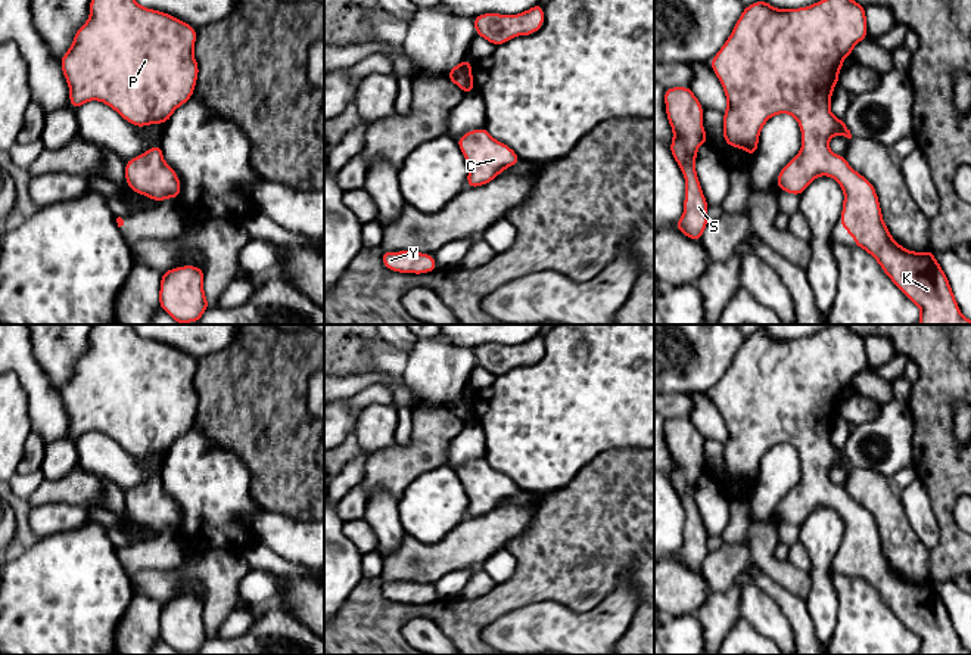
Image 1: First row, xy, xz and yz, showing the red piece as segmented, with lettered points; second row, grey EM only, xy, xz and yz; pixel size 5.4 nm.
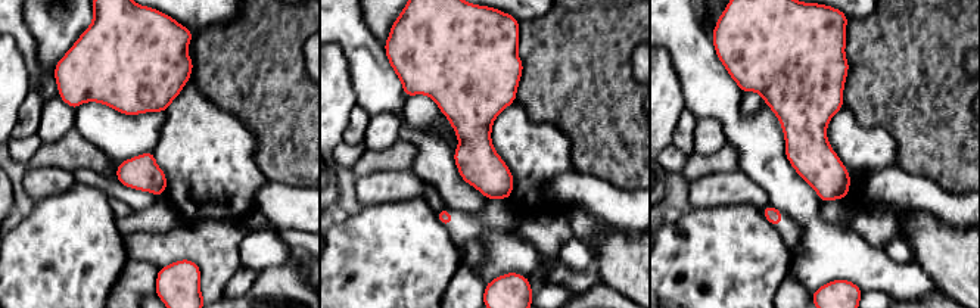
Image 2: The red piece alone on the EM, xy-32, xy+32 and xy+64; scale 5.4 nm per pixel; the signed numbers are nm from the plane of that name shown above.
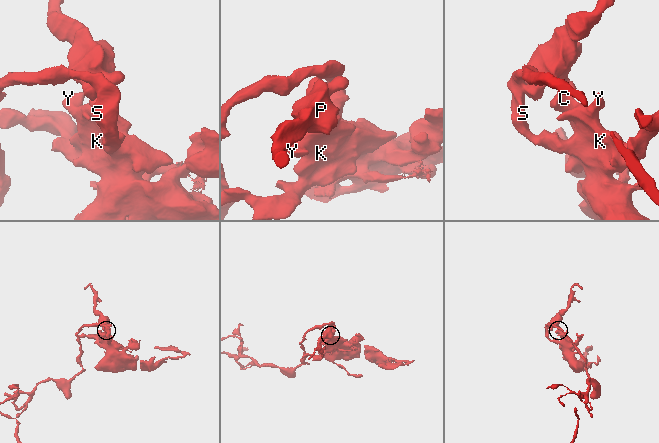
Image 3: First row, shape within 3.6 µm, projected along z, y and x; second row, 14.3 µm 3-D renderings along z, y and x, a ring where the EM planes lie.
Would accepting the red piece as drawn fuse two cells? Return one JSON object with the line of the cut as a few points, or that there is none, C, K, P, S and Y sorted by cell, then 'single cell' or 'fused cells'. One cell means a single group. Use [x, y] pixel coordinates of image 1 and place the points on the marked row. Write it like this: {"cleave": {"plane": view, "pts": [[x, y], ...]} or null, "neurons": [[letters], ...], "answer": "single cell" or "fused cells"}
{"cleave": null, "neurons": [["C", "K", "P", "S", "Y"]], "answer": "single cell"}

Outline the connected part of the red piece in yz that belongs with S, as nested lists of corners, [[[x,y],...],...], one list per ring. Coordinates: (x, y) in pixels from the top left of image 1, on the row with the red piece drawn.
[[[672,87],[665,90],[667,121],[673,130],[673,140],[669,146],[676,159],[687,184],[684,214],[673,226],[685,236],[700,242],[706,229],[707,207],[698,176],[695,173],[695,158],[698,146],[709,137],[703,128],[703,106],[690,87]]]

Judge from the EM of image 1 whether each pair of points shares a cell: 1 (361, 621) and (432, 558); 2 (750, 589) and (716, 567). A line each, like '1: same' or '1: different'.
1: different
2: different

